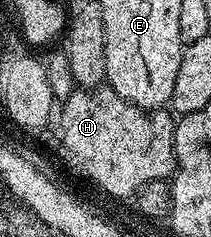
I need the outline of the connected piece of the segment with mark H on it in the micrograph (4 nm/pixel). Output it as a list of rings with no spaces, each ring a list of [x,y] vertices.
[[[111,87],[76,88],[62,102],[59,117],[73,153],[73,167],[113,193],[125,195],[147,179],[168,180],[178,166],[174,118],[163,109],[147,112],[125,101]]]

